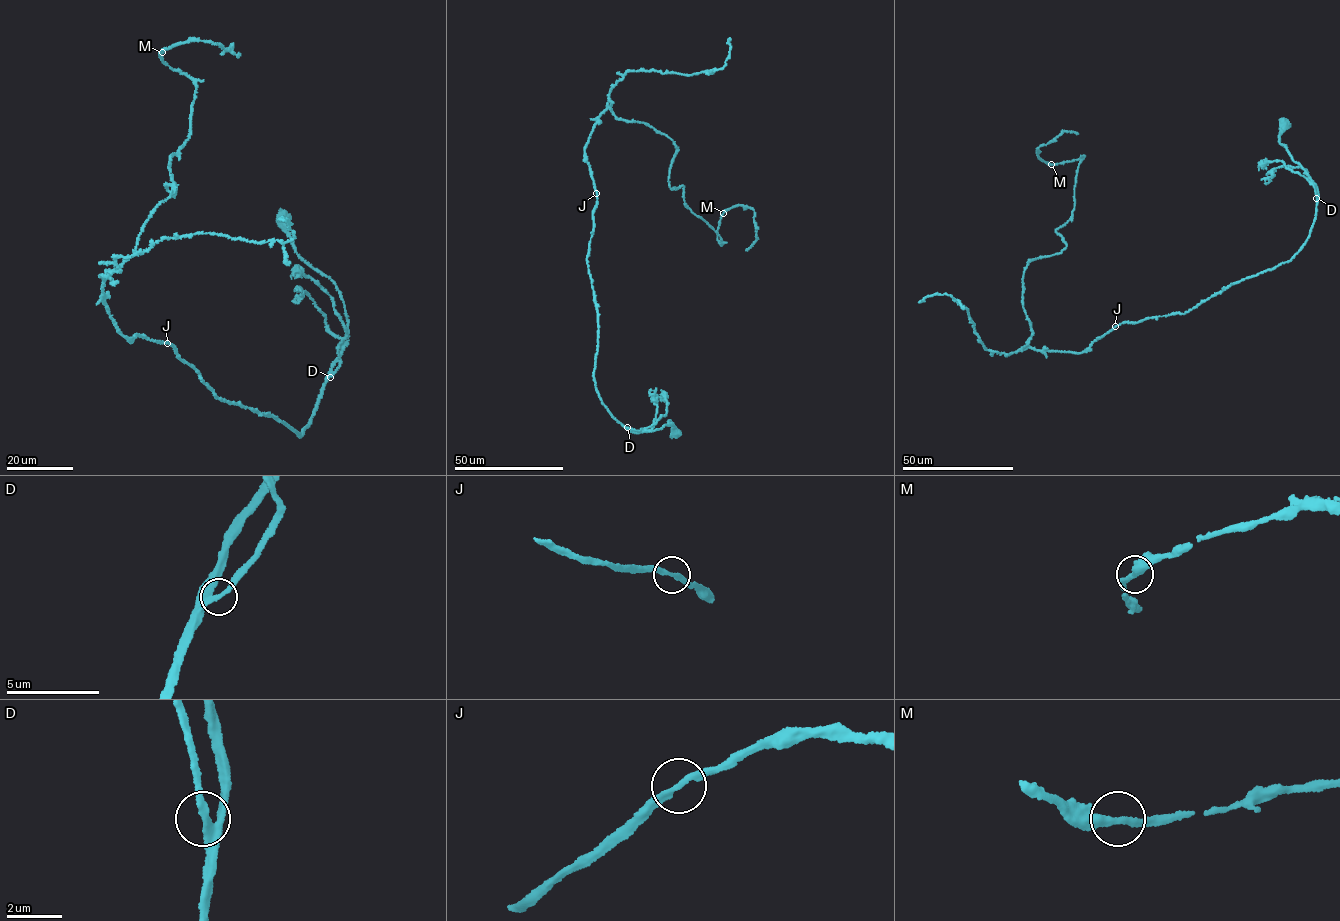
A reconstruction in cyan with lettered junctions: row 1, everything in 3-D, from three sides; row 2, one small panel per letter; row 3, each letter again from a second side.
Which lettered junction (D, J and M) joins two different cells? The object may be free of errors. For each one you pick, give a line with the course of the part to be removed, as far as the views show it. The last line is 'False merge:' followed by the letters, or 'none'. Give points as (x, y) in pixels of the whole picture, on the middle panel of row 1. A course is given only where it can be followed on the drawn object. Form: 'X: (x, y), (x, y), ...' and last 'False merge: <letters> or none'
False merge: none

